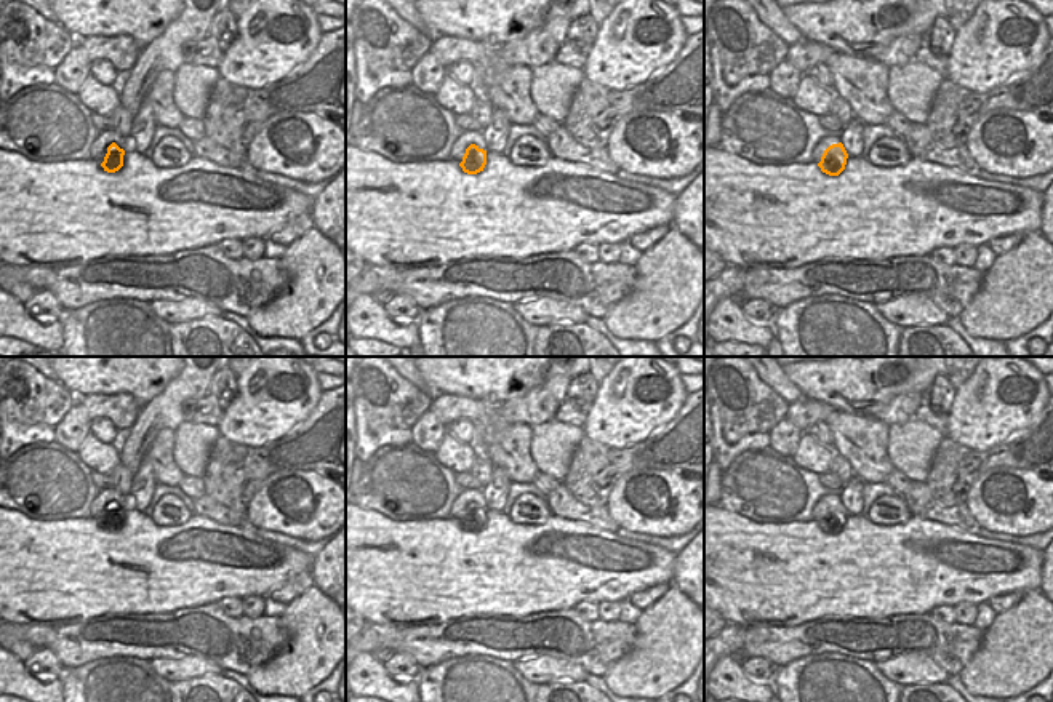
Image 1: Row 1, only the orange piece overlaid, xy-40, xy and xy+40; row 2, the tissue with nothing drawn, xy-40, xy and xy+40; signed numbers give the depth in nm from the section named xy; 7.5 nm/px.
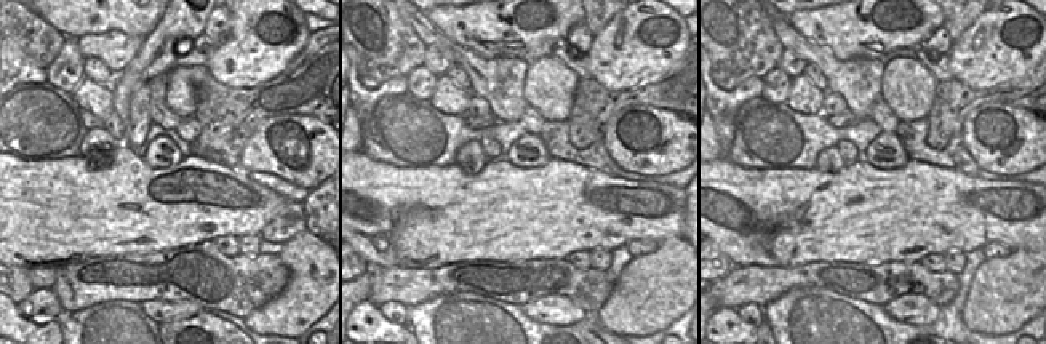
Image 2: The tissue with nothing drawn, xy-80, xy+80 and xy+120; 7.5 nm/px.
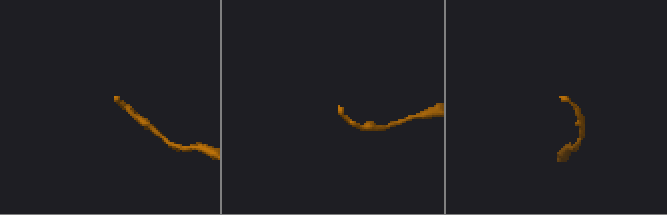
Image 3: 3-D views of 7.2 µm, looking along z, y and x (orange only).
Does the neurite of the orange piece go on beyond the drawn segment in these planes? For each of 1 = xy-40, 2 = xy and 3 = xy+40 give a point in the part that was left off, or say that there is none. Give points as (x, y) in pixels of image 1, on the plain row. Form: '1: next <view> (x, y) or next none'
1: next xy-40 (98, 507)
2: next xy (468, 496)
3: next xy+40 (824, 501)

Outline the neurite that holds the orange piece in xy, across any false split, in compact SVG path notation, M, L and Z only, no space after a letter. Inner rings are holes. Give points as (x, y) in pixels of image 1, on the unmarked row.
M464 489L454 499L450 517L458 520L467 532L483 529L486 523L486 504L482 489Z

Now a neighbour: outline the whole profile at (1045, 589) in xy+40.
M1053 540L1043 550L1042 584L1039 592L1053 603Z

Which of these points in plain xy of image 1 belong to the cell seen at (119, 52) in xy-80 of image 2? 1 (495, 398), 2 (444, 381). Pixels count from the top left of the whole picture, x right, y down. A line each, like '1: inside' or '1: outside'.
1: outside
2: outside

